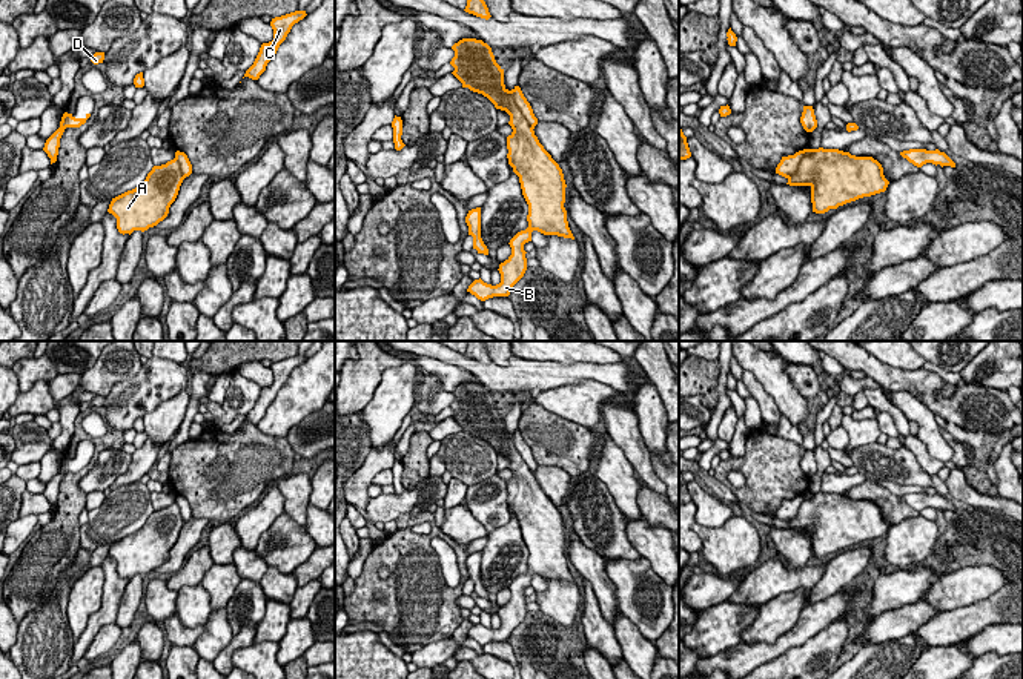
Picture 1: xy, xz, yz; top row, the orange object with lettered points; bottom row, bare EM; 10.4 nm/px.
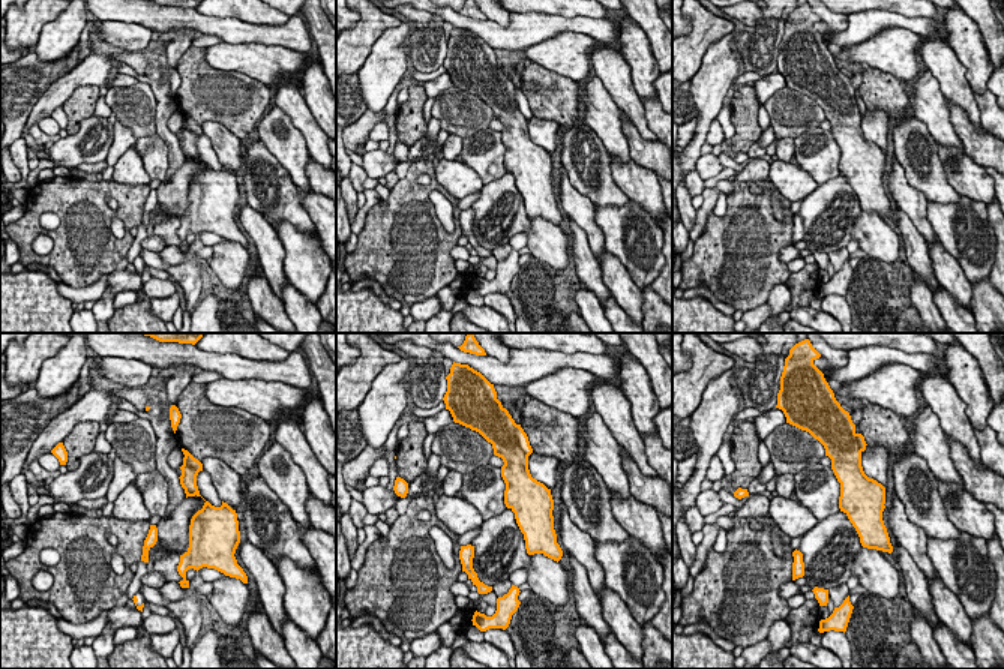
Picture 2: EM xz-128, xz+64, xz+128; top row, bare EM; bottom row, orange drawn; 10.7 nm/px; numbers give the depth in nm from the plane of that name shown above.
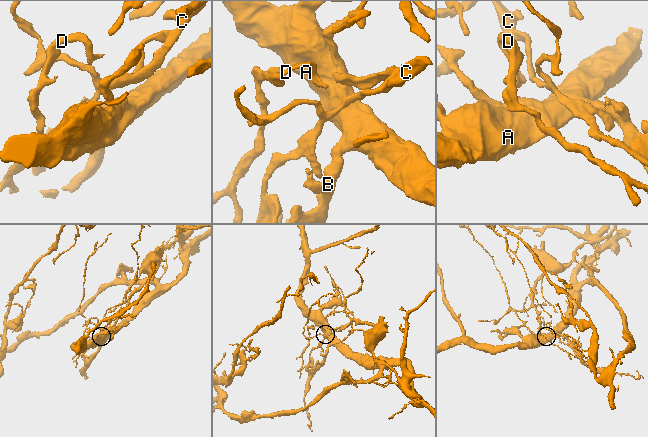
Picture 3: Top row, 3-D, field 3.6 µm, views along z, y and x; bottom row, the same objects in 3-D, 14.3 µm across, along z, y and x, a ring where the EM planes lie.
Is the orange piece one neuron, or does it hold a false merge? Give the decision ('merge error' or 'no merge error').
merge error

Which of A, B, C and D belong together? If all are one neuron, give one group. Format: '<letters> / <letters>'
A B / C D

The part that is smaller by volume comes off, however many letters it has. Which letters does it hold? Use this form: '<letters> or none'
C, D

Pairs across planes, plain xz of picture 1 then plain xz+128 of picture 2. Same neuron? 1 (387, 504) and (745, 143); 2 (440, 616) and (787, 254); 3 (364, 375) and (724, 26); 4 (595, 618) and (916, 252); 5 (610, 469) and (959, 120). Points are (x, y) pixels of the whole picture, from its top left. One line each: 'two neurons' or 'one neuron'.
1: two neurons
2: two neurons
3: one neuron
4: one neuron
5: two neurons

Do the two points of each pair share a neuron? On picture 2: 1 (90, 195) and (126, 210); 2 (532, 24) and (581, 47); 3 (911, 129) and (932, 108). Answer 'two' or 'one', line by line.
1: one
2: two
3: two

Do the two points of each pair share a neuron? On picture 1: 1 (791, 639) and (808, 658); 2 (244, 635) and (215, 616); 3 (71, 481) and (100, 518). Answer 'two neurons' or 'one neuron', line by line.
1: two neurons
2: two neurons
3: two neurons

